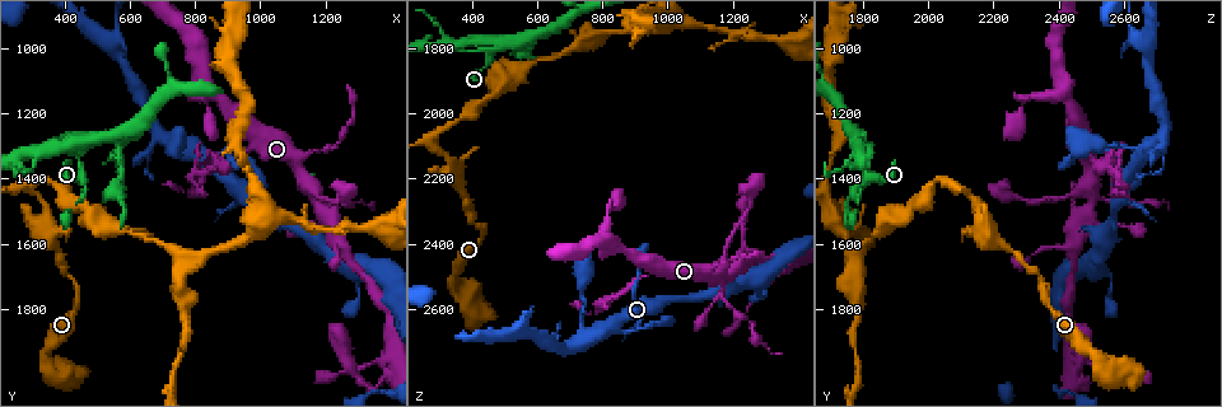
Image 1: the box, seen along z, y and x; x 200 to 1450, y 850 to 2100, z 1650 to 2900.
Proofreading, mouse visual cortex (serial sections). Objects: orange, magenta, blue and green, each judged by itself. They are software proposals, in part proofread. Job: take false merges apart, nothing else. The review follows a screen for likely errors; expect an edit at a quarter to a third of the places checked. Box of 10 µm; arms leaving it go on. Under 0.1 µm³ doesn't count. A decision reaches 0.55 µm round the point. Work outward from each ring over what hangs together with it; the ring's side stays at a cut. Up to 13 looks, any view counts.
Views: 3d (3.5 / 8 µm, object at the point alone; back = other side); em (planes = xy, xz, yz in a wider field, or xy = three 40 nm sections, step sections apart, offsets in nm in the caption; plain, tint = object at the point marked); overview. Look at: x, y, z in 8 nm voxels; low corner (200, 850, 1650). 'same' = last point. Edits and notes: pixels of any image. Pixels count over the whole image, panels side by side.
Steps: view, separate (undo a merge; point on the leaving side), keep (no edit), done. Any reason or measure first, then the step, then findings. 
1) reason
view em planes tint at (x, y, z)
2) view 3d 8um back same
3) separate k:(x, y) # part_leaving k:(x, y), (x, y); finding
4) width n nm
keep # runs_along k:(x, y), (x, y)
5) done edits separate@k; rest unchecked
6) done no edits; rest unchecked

view 3d 3.5um at (920, 1340, 2490)

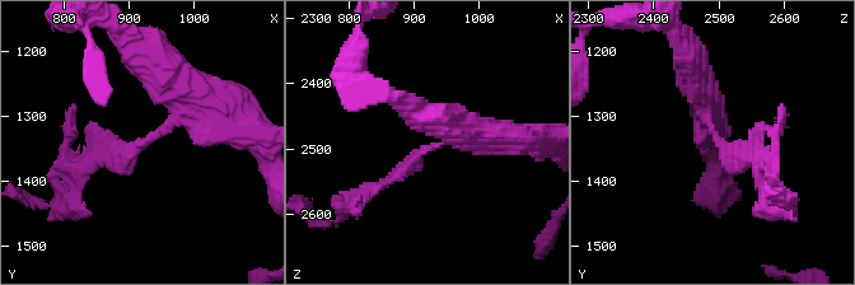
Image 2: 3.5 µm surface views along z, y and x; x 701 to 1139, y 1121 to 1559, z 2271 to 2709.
view em xy step 3 tint at (925, 1335, 2495)

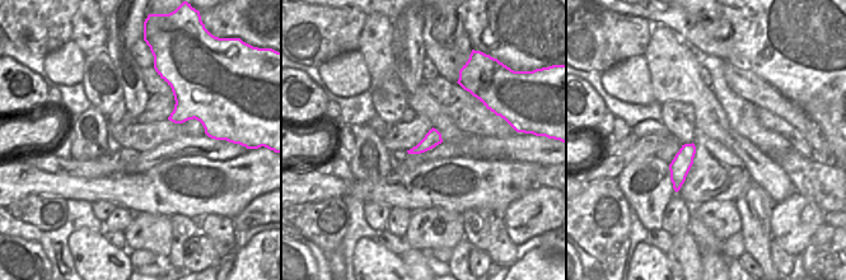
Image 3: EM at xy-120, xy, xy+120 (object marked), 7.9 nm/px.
keep # runs_along 2:(512, 138), (429, 146), (363, 190); continuous, no second cell

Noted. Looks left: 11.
side arm on a straight run
view 3d 3.5um at (550, 1010, 2670)

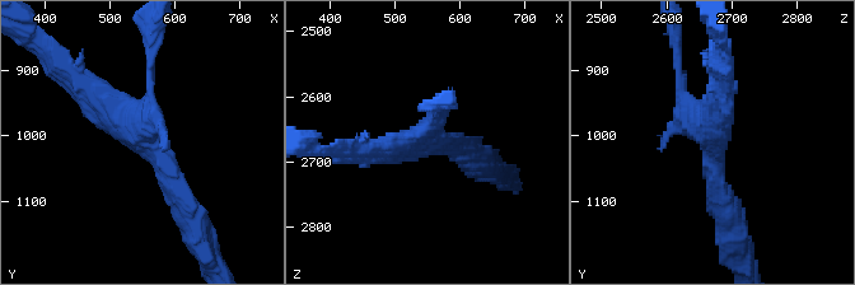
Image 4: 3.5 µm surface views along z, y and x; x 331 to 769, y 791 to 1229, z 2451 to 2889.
view em xy step 3 tint at (545, 1005, 2670)

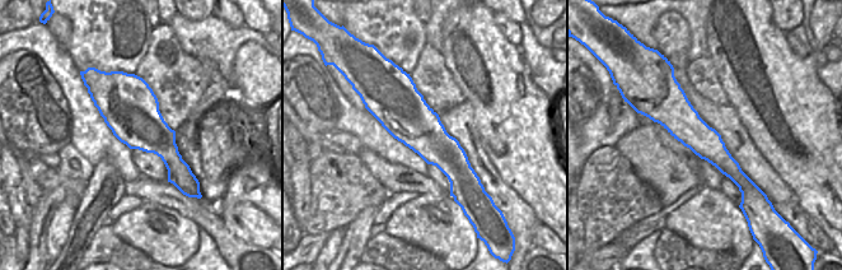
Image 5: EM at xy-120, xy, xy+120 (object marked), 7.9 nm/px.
keep # runs_along 5:(402, 75), (458, 195); continuous, no second cell

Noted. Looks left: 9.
sharp bend
view 3d 3.5um at (290, 1430, 2090)

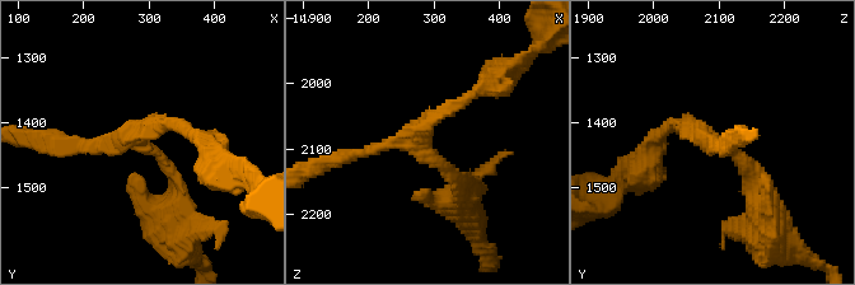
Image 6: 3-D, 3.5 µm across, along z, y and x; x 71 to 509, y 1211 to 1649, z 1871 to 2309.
need the tissue
view em xy step 3 tint at (280, 1430, 2090)

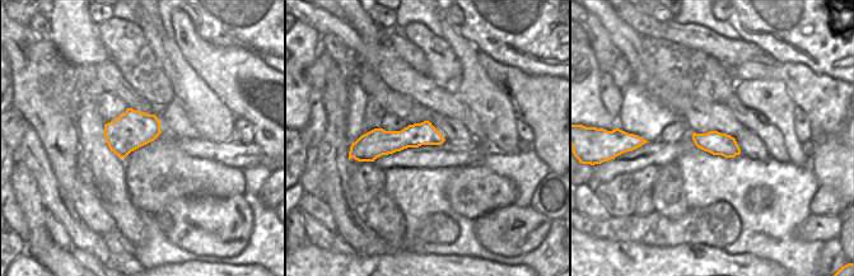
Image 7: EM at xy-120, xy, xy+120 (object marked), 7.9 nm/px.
keep # runs_along 7:(440, 139), (405, 138), (362, 151); one cell here

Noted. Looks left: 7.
abrupt turn
view 3d 8um at (450, 1320, 1800)

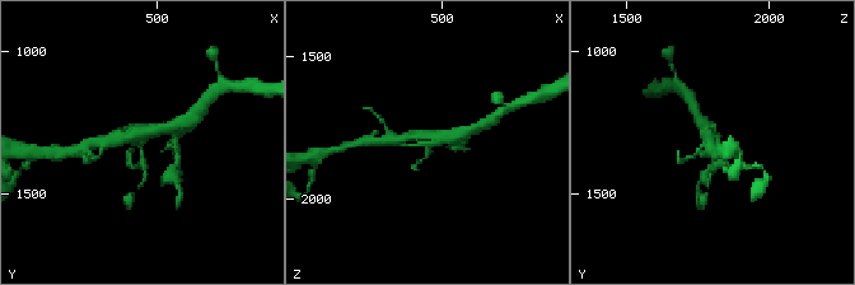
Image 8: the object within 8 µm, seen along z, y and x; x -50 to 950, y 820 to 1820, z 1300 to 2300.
closer look
view 3d 3.5um same

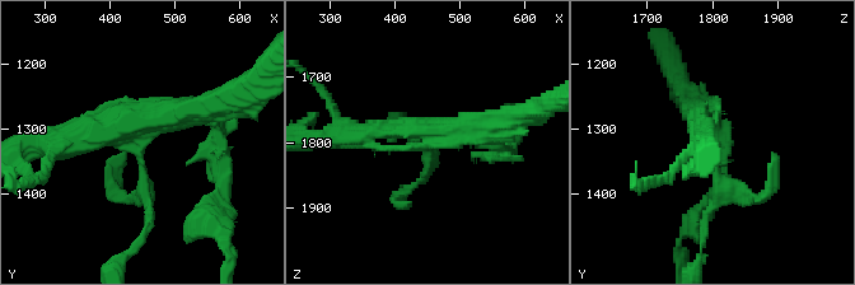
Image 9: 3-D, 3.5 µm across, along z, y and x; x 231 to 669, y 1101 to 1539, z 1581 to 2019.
view em xy step 2 tint at (450, 1320, 1795)

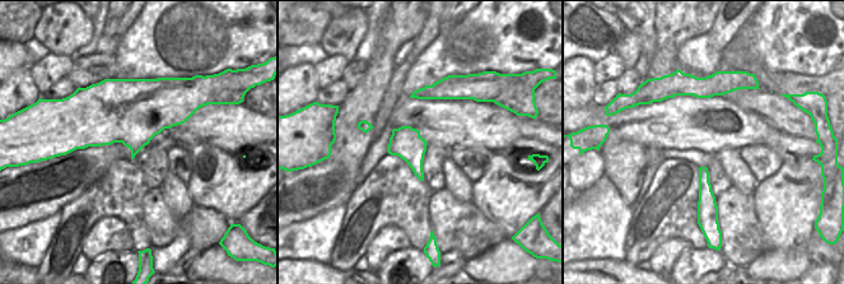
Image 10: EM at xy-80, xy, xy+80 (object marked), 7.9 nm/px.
width 260 nm
separate 9:(216, 159) # part_leaving 9:(215, 124), (224, 194), (211, 216); two cells meet here

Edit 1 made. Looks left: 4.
sudden change in width
view 3d 8um at (770, 1660, 1780)

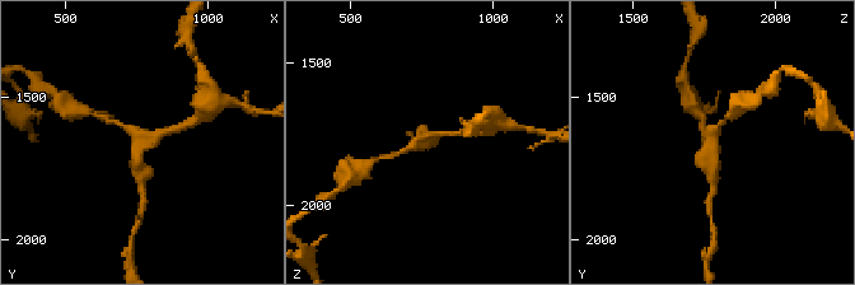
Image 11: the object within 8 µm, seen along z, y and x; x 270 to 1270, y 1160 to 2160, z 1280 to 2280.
view 3d 3.5um same

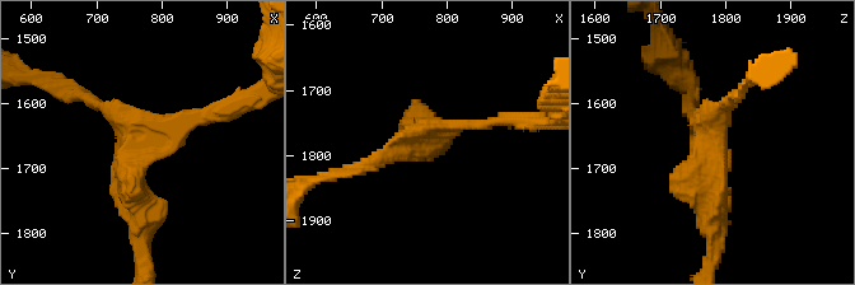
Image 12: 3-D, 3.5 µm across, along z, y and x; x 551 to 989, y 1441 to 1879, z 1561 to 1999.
need the tissue
view em planes tint at (760, 1660, 1780)

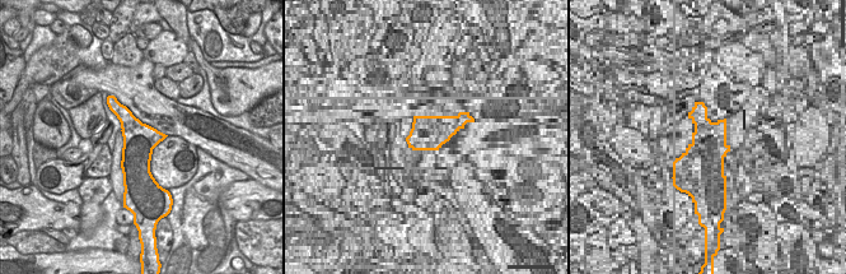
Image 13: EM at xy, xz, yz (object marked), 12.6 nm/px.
keep # runs_along 12:(359, 169), (457, 124), (495, 121); continuous, no second cell

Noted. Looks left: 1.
done edits separate@9; rest unchecked

